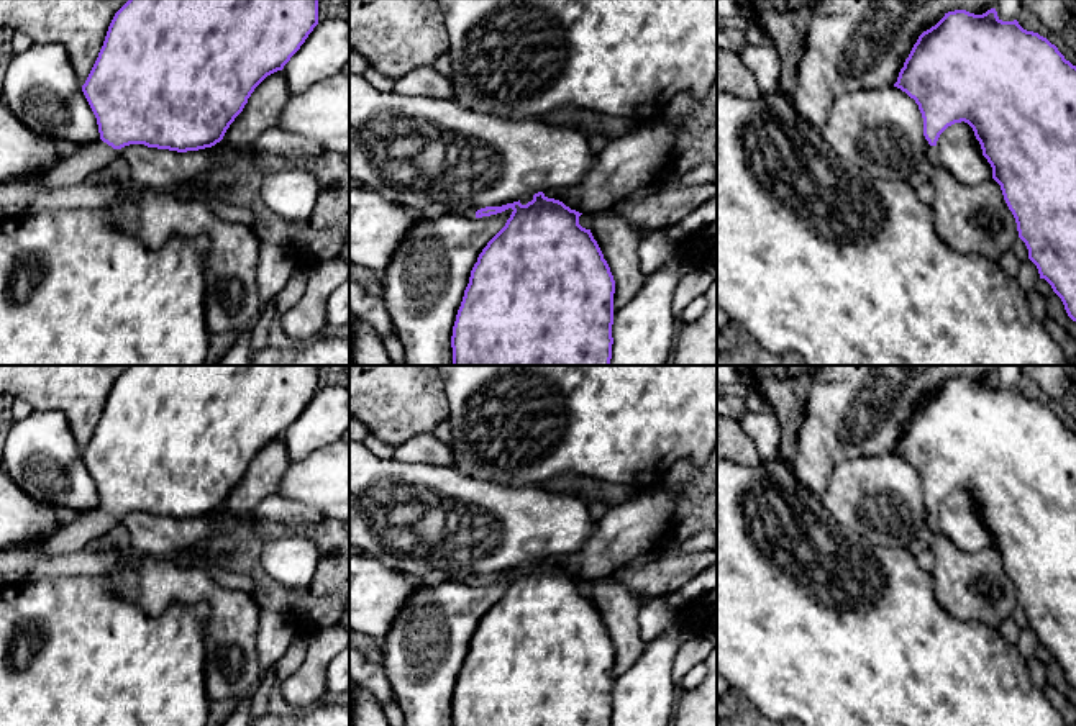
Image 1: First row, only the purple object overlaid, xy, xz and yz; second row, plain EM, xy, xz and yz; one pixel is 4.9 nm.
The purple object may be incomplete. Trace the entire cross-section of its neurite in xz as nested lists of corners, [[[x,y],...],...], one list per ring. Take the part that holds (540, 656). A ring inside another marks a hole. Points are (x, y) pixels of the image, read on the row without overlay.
[[[543,559],[522,572],[464,577],[454,582],[482,585],[512,575],[505,593],[477,624],[453,693],[453,726],[612,726],[615,647],[590,597],[579,592],[582,580]]]

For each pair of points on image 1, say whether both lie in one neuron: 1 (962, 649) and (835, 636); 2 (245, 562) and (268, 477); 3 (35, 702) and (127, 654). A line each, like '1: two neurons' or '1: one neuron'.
1: one neuron
2: two neurons
3: one neuron

